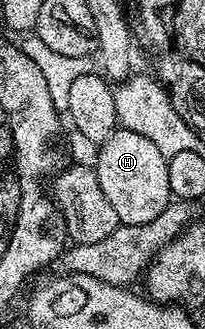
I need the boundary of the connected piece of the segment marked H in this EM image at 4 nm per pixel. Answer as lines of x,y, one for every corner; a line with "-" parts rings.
119,126
102,143
97,152
96,171
100,182
100,190
104,190
104,198
108,198
108,202
112,202
112,210
116,210
121,223
143,224
144,222
152,222
152,218
156,218
156,214
160,214
172,203
170,187
168,186
167,159
164,154
160,154
155,143
150,142
148,138
136,134
133,130

